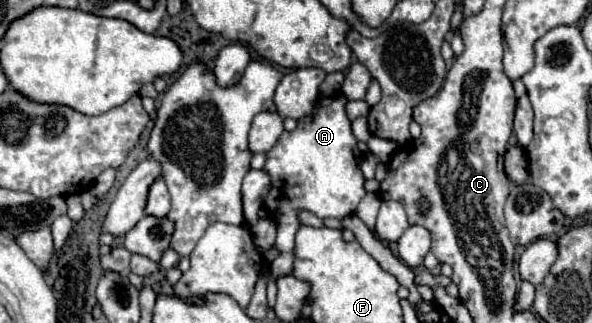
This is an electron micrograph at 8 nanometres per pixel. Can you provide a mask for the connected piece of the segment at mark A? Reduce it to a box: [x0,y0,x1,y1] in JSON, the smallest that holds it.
[264,94,366,278]

